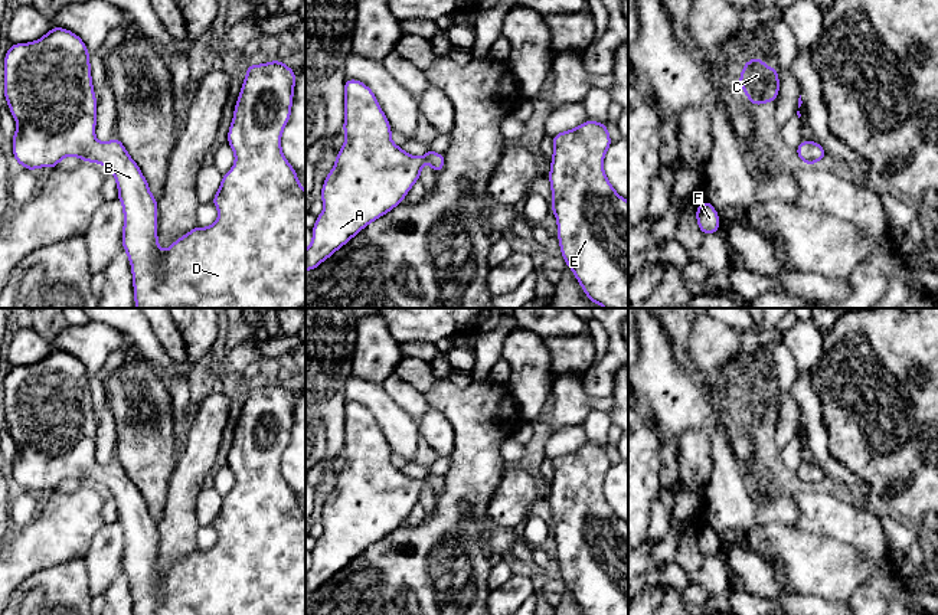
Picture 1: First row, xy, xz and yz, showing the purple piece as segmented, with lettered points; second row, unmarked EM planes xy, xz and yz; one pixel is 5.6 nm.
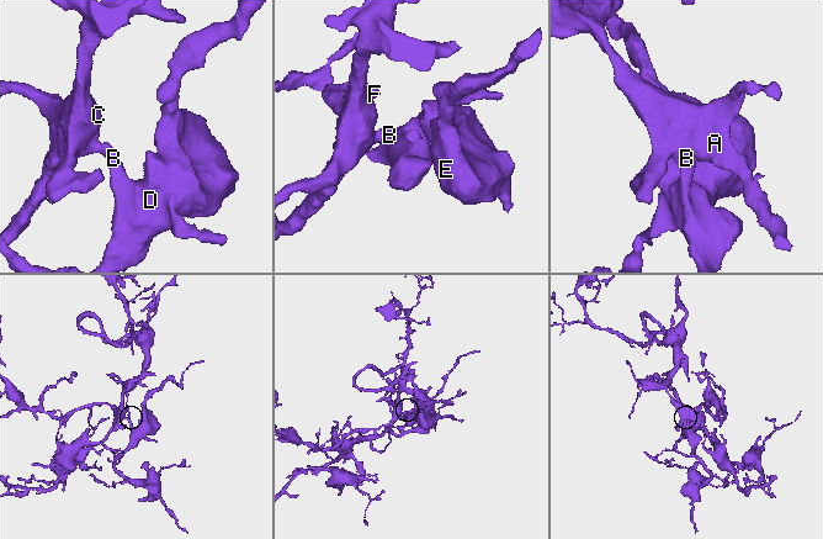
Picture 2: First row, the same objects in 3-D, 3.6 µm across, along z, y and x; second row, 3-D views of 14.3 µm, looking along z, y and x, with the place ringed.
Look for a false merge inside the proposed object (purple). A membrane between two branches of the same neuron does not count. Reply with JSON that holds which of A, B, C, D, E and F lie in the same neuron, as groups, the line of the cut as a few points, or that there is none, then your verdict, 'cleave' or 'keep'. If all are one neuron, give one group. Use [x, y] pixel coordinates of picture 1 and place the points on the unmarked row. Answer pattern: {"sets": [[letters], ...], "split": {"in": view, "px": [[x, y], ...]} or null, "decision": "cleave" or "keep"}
{"sets": [["A", "B", "C", "D", "E", "F"]], "split": null, "decision": "keep"}

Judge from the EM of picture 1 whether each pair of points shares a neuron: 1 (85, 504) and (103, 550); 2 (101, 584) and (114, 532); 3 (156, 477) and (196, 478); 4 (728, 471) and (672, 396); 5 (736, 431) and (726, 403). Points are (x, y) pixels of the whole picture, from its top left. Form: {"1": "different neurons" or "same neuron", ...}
{"1": "different neurons", "2": "same neuron", "3": "different neurons", "4": "same neuron", "5": "same neuron"}

